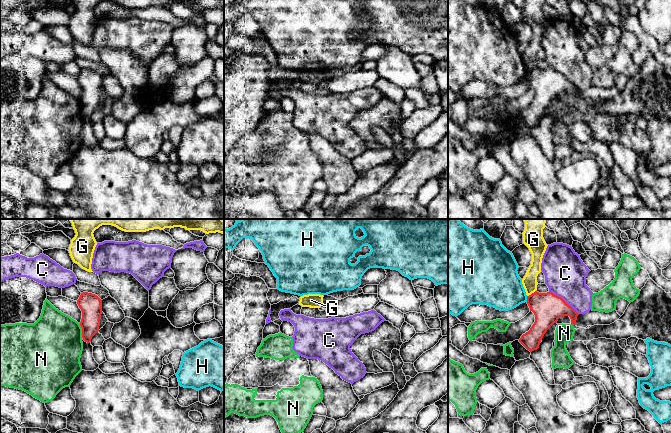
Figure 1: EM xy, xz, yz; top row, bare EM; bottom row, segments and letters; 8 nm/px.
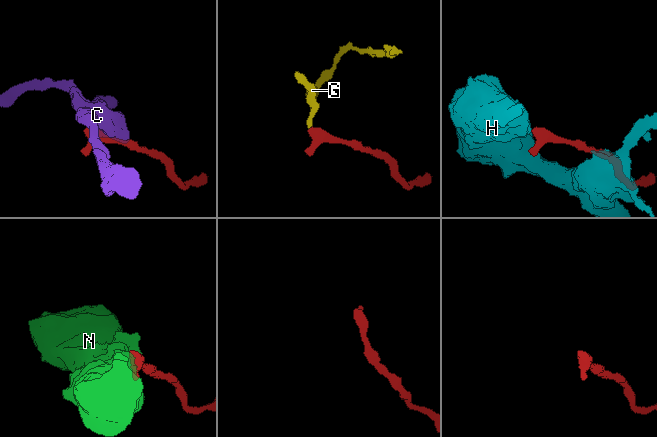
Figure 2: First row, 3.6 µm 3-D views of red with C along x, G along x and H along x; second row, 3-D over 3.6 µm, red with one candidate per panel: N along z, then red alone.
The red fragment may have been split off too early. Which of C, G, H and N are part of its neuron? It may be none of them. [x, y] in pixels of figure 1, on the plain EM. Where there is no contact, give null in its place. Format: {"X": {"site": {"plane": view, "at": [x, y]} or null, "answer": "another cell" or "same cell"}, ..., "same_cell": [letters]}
{"C": {"site": {"plane": "yz", "at": [563, 76]}, "answer": "another cell"}, "G": {"site": {"plane": "yz", "at": [532, 69]}, "answer": "another cell"}, "H": {"site": {"plane": "yz", "at": [527, 75]}, "answer": "another cell"}, "N": {"site": {"plane": "xy", "at": [82, 106]}, "answer": "another cell"}, "same_cell": []}

